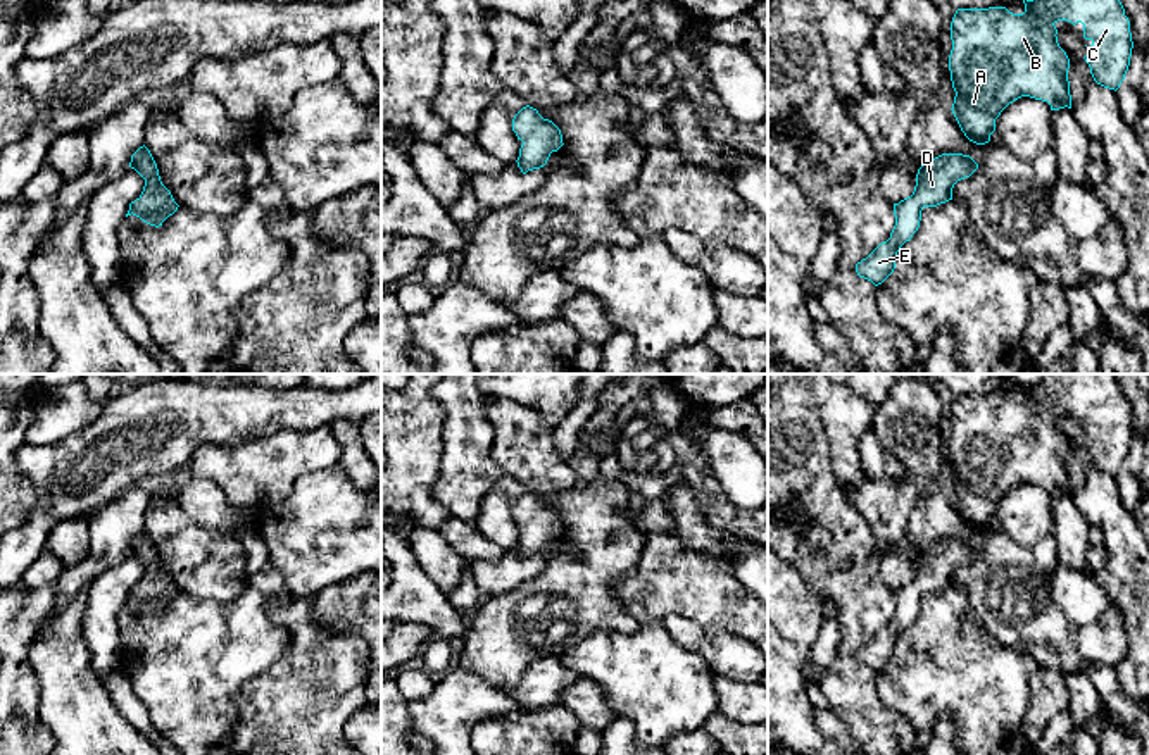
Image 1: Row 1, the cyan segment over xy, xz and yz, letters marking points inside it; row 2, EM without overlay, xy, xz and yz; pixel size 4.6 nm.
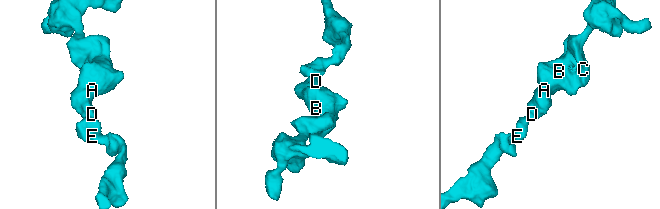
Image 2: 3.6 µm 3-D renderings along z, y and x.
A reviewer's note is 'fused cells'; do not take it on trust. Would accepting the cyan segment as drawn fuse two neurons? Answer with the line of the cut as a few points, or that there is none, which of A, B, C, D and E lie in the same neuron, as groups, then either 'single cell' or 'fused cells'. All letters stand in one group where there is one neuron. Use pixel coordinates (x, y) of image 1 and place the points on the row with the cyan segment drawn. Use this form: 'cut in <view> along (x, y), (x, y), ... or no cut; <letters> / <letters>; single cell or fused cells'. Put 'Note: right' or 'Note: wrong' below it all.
no cut; A B C D E; single cell
Note: wrong

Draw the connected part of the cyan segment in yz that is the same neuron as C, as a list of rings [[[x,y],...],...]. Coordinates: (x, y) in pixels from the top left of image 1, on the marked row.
[[[1023,0],[1023,3],[1023,14],[1013,14],[1006,7],[958,9],[951,22],[949,71],[956,91],[951,110],[964,136],[976,145],[990,141],[995,119],[1021,97],[1047,102],[1051,110],[1071,109],[1070,59],[1058,43],[1054,26],[1058,21],[1083,24],[1083,38],[1092,41],[1083,59],[1097,84],[1116,91],[1130,66],[1133,41],[1120,0]]]

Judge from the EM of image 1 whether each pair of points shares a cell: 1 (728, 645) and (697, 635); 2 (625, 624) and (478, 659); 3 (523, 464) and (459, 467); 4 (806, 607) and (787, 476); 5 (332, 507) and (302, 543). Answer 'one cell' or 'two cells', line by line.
1: one cell
2: one cell
3: two cells
4: two cells
5: one cell

